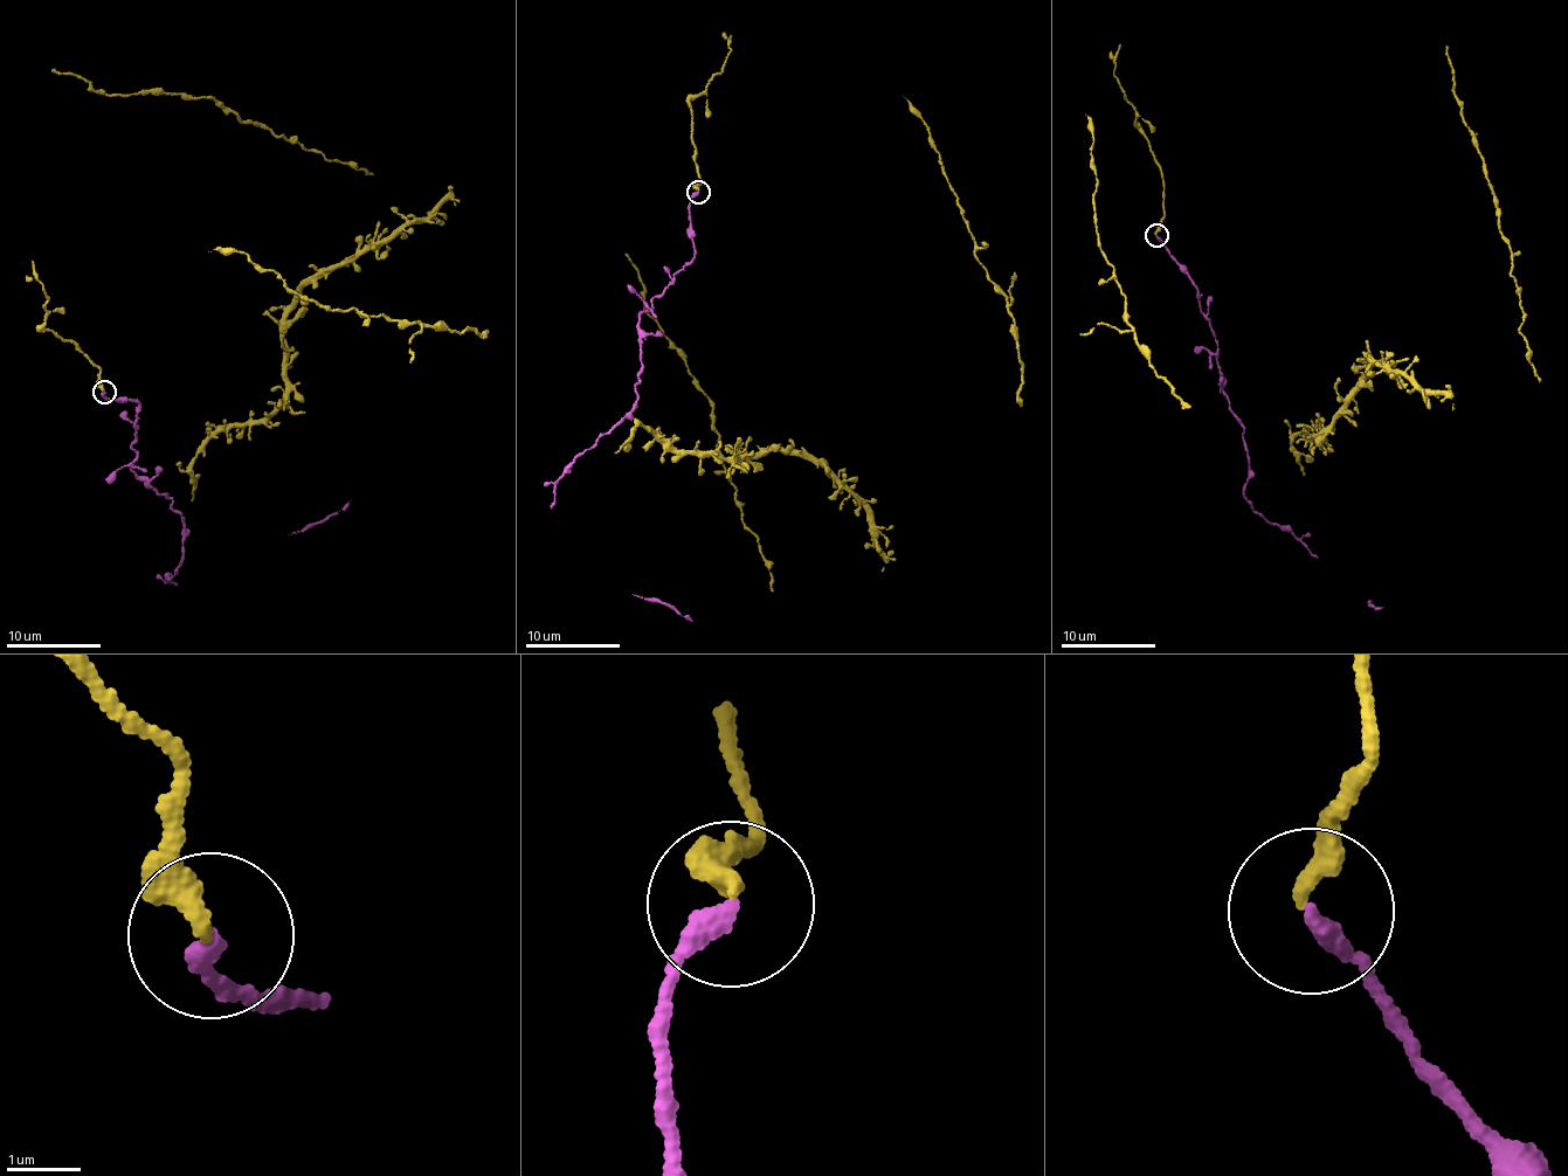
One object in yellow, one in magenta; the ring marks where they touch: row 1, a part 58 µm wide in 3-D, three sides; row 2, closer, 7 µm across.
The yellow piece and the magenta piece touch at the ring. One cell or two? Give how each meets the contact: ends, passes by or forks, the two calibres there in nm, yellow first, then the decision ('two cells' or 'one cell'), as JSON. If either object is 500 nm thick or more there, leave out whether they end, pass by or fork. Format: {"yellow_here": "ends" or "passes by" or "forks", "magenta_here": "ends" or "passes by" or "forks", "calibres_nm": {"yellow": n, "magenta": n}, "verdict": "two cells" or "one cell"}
{"yellow_here": "ends", "magenta_here": "ends", "calibres_nm": {"yellow": 280, "magenta": 280}, "verdict": "one cell"}

